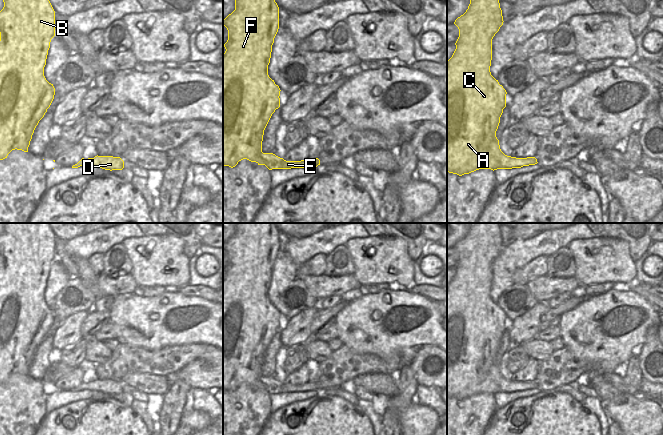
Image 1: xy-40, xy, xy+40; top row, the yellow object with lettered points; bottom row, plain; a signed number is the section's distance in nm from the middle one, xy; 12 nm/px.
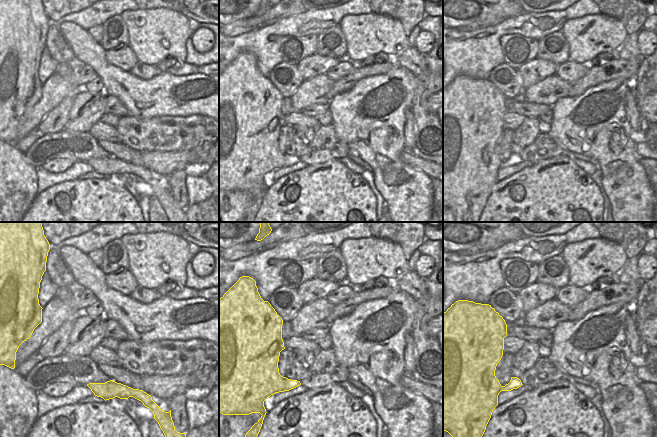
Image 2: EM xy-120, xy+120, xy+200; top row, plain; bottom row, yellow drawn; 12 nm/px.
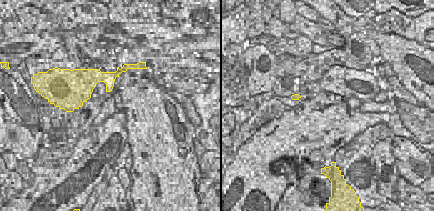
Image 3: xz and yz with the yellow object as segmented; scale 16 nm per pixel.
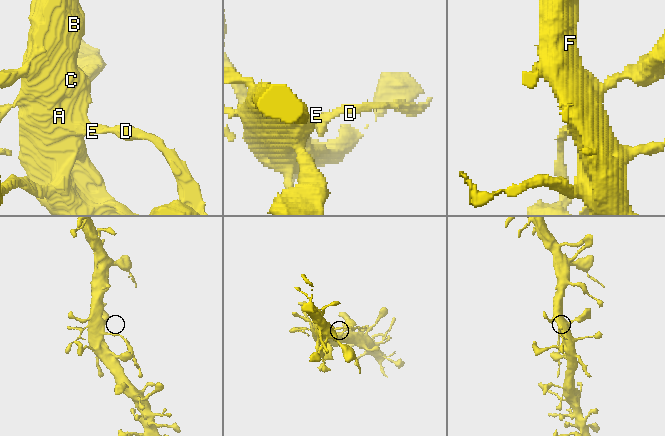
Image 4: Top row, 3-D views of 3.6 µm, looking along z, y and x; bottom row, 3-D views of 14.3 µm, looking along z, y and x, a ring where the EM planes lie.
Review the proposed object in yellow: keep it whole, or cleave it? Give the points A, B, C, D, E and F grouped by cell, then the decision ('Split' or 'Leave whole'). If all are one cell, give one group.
Groups: A B C E F / D. Split

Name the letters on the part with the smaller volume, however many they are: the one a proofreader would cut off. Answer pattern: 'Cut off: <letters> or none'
Cut off: D

